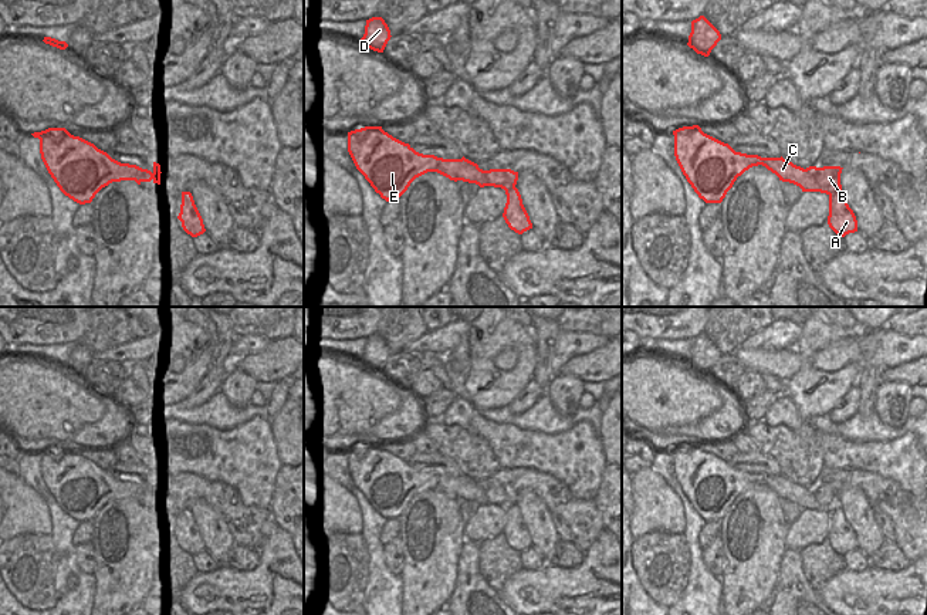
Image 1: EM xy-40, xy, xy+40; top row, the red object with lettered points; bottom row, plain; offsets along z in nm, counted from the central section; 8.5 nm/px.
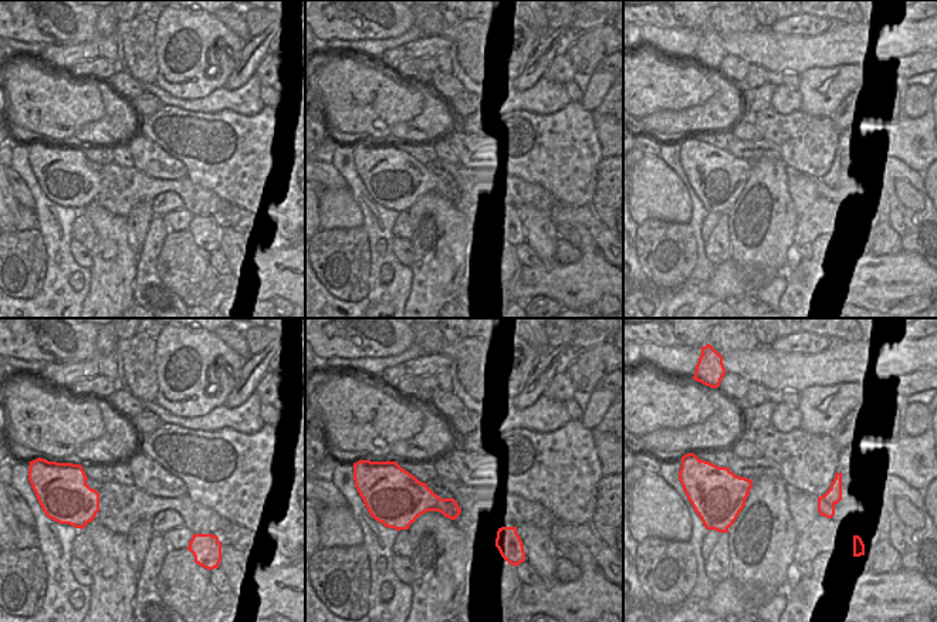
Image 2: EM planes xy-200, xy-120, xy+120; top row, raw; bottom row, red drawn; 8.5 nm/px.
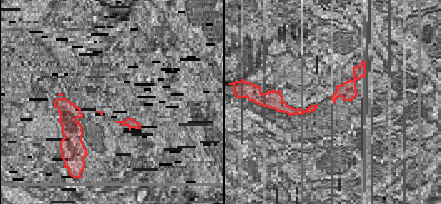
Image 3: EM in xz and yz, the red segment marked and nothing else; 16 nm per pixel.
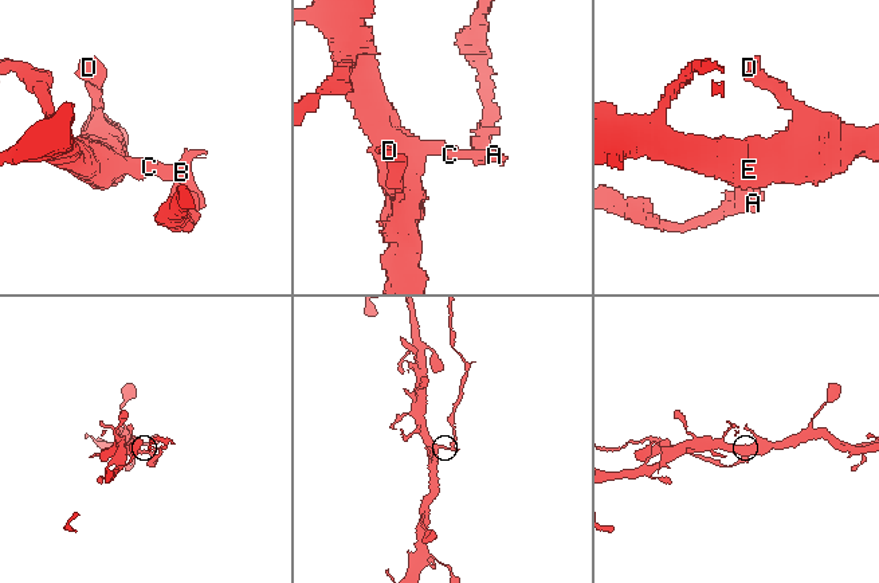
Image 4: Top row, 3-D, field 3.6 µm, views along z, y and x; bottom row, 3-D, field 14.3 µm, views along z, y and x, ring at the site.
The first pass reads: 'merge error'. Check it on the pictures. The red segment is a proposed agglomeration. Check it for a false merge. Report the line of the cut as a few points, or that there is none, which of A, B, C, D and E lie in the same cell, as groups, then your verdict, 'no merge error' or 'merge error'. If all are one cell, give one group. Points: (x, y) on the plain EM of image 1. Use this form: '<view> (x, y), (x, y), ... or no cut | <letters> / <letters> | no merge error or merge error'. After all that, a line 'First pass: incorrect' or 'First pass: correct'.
xy+40 (839, 509), (828, 512) | A / B C D E | merge error
First pass: correct

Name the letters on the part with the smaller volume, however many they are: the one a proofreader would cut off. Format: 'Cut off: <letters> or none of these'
Cut off: A

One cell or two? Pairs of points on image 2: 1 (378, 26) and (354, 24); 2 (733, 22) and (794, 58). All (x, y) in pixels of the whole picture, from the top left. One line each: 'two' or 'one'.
1: one
2: two

